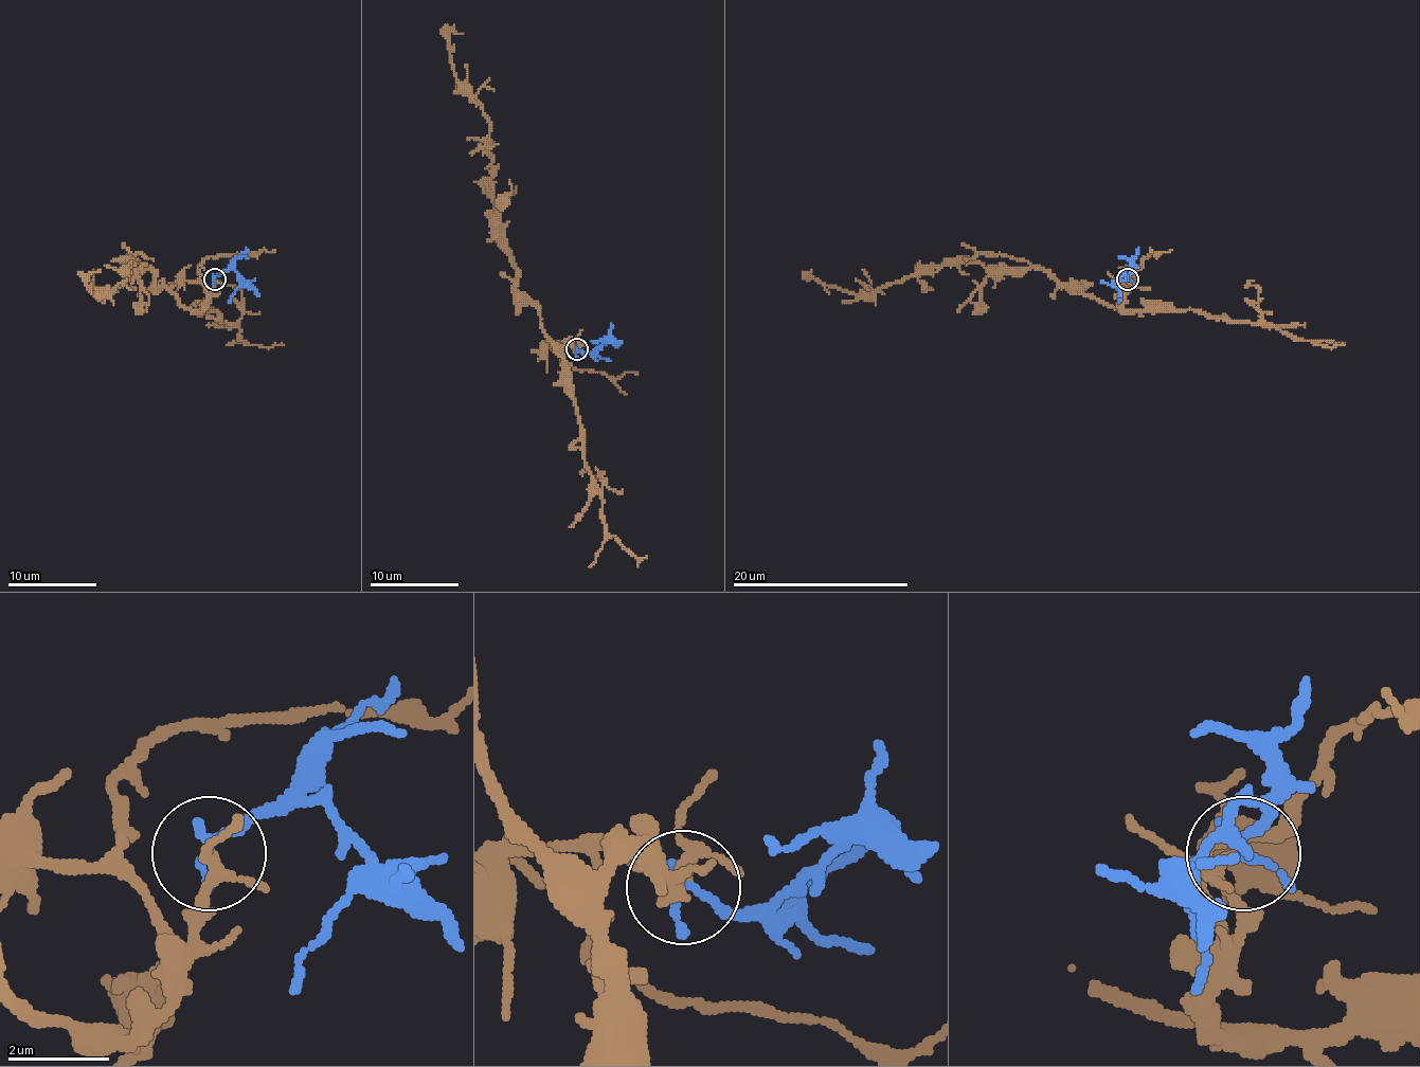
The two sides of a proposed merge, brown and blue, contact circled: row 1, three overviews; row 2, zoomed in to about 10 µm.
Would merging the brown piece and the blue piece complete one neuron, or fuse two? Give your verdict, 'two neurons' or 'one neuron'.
one neuron

